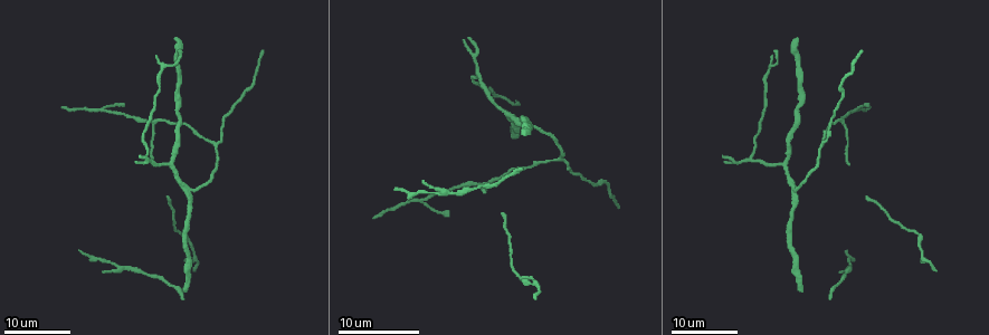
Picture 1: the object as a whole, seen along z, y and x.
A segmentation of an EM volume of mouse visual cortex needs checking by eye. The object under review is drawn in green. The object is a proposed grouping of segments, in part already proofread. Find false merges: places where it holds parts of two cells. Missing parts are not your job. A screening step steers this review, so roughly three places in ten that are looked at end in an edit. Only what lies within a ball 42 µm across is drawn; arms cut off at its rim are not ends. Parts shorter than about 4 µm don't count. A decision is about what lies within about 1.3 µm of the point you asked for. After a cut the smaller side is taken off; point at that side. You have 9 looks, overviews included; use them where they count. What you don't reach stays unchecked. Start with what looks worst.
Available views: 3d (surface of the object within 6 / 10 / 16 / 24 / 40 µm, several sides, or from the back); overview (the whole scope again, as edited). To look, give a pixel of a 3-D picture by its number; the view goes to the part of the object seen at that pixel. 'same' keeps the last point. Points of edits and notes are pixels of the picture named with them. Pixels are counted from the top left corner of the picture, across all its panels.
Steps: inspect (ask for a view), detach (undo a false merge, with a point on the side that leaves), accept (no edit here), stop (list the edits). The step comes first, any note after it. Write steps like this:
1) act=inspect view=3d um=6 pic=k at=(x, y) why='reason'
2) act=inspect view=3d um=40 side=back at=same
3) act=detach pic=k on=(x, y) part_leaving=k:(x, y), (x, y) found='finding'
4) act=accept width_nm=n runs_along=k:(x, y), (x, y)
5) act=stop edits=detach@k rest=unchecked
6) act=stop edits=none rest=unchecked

act=inspect view=3d um=16 pic=1 at=(476, 69) why='three arms meet'

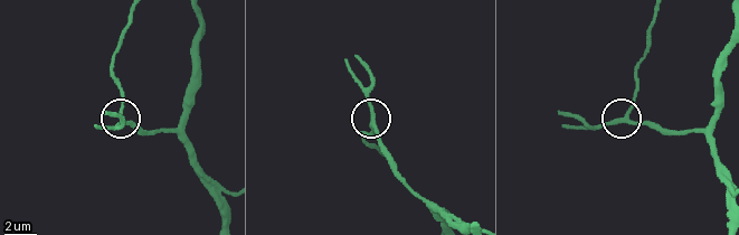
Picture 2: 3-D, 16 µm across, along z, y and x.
act=inspect view=3d um=6 pic=2 at=(372, 123) why='zoom in'

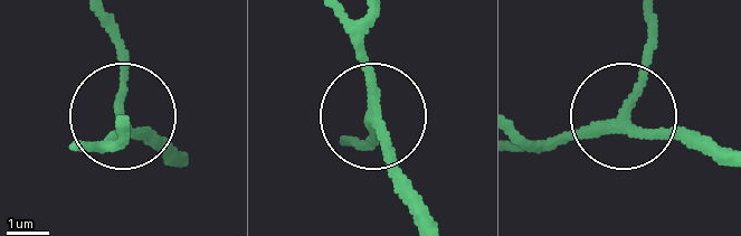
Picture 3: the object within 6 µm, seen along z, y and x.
act=accept arms=3 runs_along=3:(722, 158), (616, 119), (534, 147) found='continuous, no second cell'

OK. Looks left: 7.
act=inspect view=3d um=24 pic=1 at=(505, 112) why='branch point'

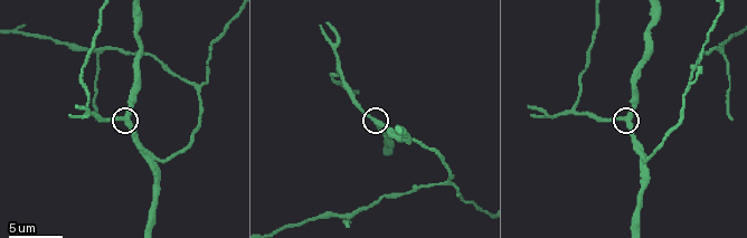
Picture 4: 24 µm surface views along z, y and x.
act=inspect view=3d um=6 pic=4 at=(124, 120)

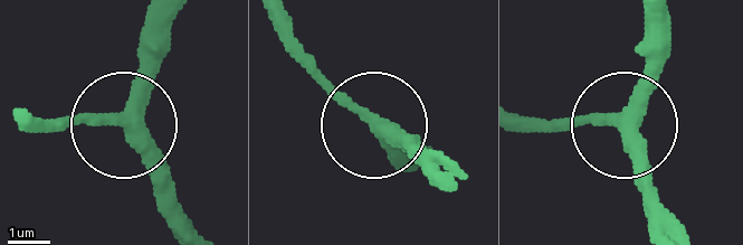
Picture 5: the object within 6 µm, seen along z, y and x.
act=accept width_nm=300 runs_along=5:(663, 223), (627, 116), (666, 45) found='continuous, no second cell'

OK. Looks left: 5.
act=inspect view=3d um=16 pic=4 at=(99, 53) why='three-way junction'

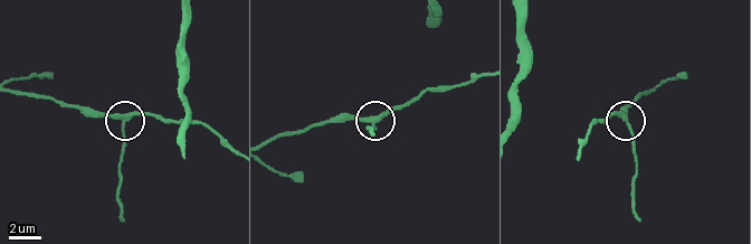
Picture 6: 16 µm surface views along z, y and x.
act=inspect view=3d um=16 side=back pic=6 at=(125, 119)

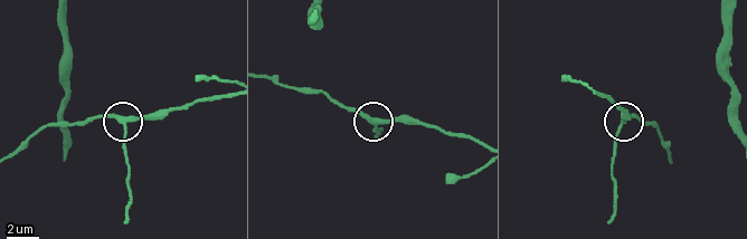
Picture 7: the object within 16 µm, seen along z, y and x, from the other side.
act=accept width_nm=260 found='continuous, no second cell'

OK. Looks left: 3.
act=inspect view=3d um=16 pic=4 at=(451, 181)

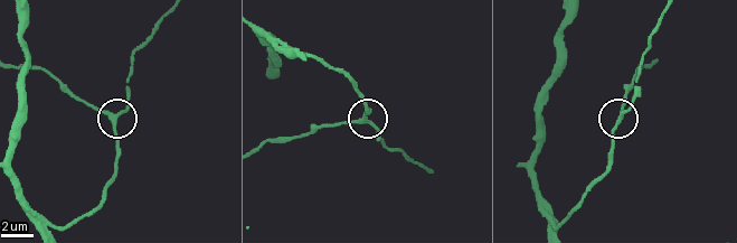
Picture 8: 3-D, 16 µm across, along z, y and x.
act=accept side_arm_um=20 arms=3 found='all the same cell'

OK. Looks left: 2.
act=inspect view=3d um=6 pic=4 at=(152, 170)

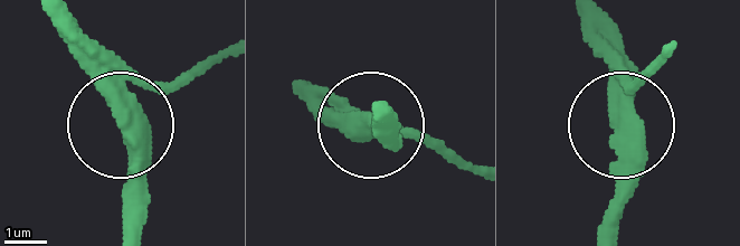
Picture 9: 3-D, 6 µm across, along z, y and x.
act=inspect view=3d um=6 side=back pic=9 at=(621, 116)

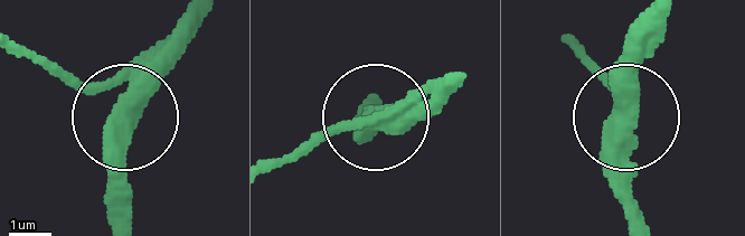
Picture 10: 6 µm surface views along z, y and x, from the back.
act=accept runs_along=10:(20, 47), (106, 90), (124, 112), (188, 37) found='all the same cell'

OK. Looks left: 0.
act=stop edits=none rest=unchecked

